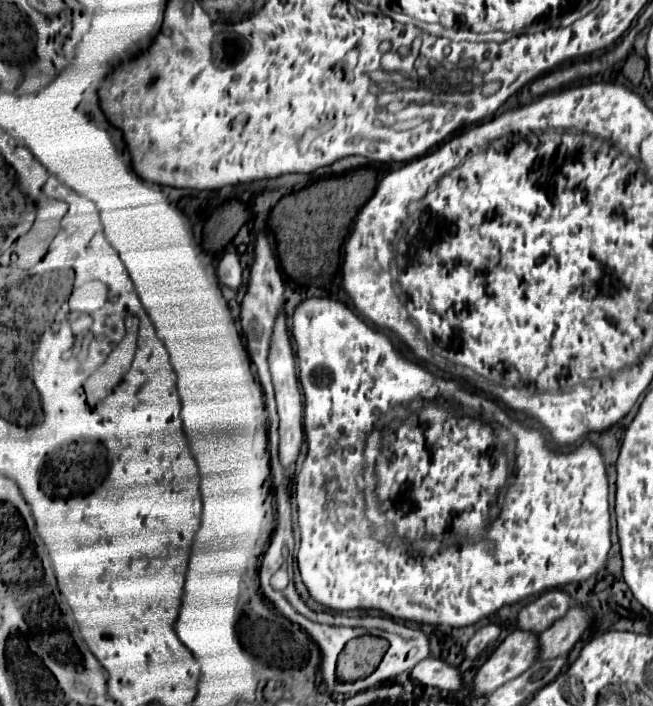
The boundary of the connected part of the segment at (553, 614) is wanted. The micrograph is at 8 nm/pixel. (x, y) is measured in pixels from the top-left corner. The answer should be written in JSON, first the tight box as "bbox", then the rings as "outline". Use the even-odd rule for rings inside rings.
{"bbox":[518,590,574,634],"outline":[[[548,590],[534,600],[530,600],[518,614],[518,628],[532,630],[536,634],[544,632],[552,620],[564,616],[568,606],[572,606],[574,598],[564,590]]]}

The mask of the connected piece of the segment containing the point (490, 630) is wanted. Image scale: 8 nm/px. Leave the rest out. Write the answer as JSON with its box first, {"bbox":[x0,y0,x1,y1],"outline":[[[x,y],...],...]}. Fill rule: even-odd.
{"bbox":[466,622,500,660],"outline":[[[490,622],[490,624],[482,626],[482,628],[474,634],[474,638],[468,642],[468,646],[466,646],[466,656],[474,660],[488,644],[496,642],[498,636],[500,636],[500,626],[498,626],[496,622]]]}

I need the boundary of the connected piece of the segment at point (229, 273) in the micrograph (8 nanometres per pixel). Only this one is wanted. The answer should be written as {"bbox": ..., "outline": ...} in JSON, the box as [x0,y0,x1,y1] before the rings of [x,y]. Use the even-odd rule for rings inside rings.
{"bbox":[218,252,242,290],"outline":[[[226,252],[220,262],[218,262],[218,280],[224,286],[230,286],[234,290],[240,288],[242,284],[242,268],[240,268],[240,260],[236,254]]]}

